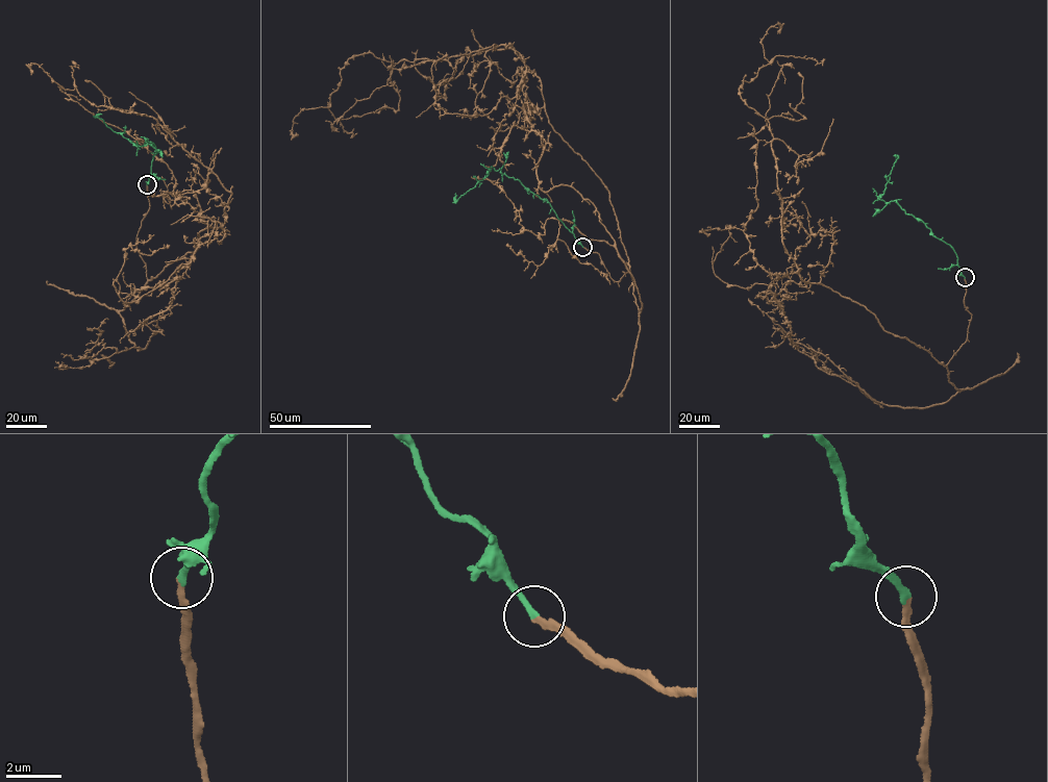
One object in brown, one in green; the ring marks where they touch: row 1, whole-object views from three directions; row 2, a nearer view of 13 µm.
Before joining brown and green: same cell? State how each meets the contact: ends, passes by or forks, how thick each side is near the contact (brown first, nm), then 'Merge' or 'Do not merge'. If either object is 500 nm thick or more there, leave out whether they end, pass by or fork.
At the ring brown ends. At the ring green ends. Thickness 240 nm (brown) against 260 nm. Merge

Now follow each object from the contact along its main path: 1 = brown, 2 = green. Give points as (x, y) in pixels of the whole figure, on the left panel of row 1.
1: (147, 184), (147, 282), (120, 311), (139, 350), (157, 322), (130, 331), (226, 231), (63, 89)
2: (147, 184), (153, 155), (158, 152), (154, 145), (147, 139), (146, 144), (136, 146), (97, 116), (101, 114)

